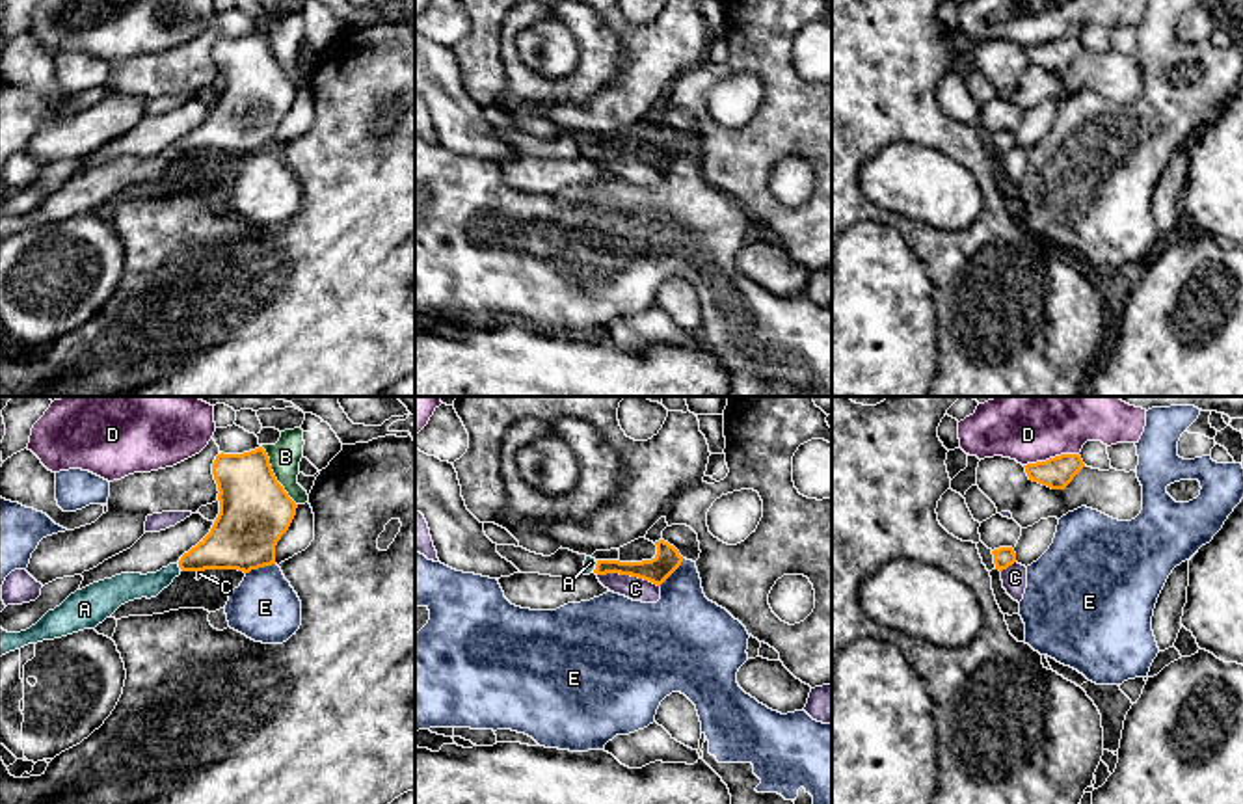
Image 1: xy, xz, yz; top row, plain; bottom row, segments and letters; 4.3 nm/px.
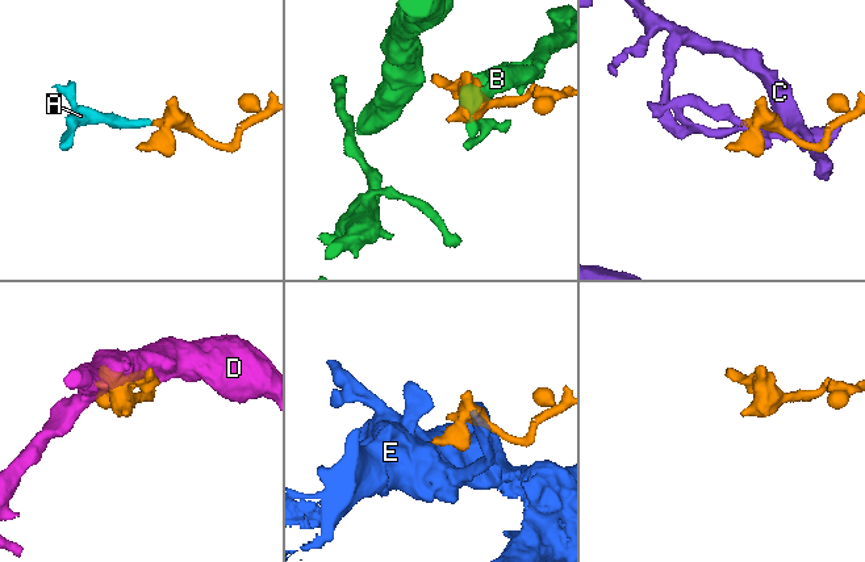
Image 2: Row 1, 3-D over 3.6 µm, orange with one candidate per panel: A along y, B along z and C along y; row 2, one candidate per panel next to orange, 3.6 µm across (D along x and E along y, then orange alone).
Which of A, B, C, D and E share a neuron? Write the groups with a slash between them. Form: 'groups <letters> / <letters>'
groups A / B / C / D / E

